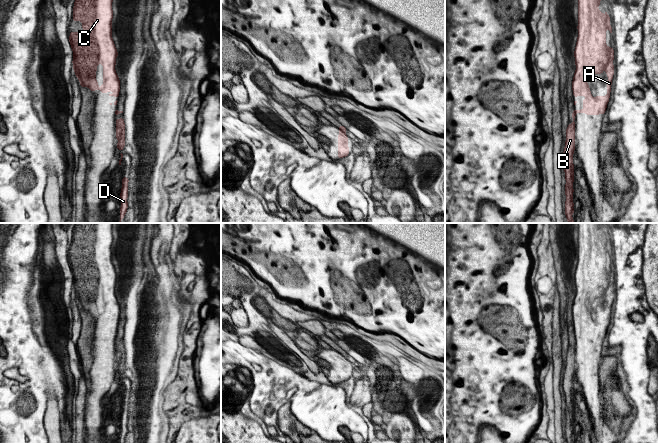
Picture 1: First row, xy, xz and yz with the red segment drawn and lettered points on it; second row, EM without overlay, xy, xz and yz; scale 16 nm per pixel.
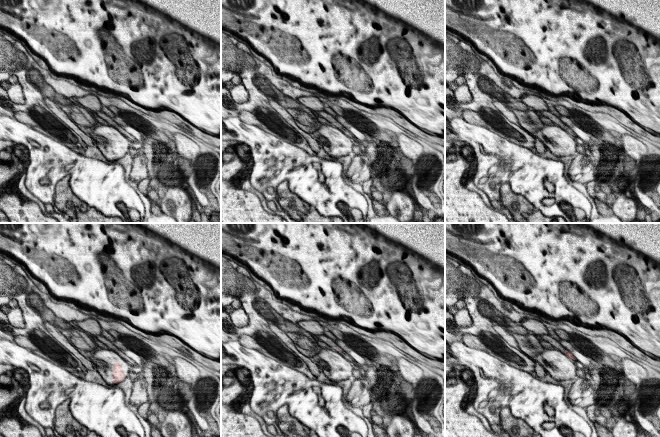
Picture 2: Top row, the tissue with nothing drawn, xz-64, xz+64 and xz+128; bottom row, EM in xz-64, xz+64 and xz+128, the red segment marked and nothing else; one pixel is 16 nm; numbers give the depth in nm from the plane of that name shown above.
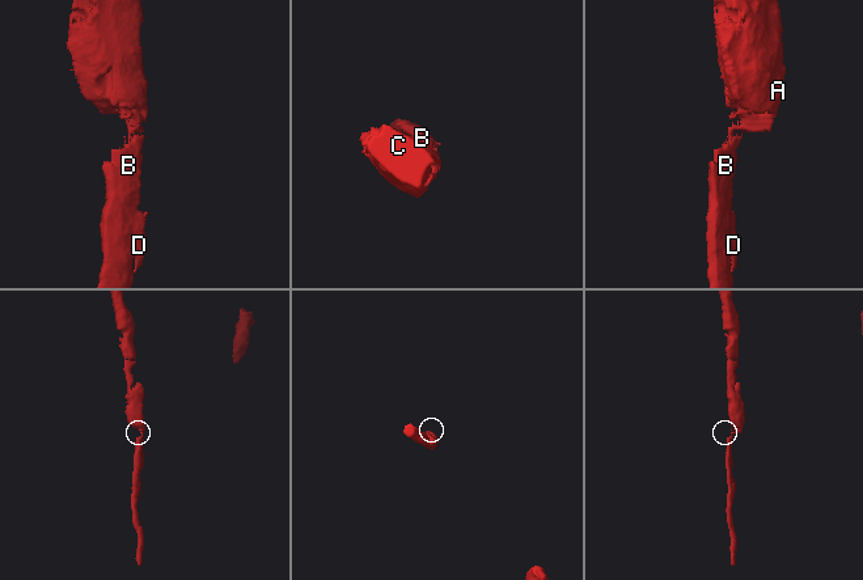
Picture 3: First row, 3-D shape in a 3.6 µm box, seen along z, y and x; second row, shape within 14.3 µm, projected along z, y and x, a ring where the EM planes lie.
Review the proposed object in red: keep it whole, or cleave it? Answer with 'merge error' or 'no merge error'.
merge error

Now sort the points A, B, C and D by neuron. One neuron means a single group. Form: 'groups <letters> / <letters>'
groups A C / B D

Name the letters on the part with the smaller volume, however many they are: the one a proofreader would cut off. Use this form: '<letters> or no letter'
B, D

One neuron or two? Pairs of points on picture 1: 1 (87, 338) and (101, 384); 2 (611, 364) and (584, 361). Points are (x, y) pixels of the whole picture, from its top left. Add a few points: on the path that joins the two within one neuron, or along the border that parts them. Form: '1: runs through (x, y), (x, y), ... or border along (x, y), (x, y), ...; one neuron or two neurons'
1: border along (93, 341), (92, 365), (89, 379); two neurons
2: border along (599, 365), (597, 371); two neurons

